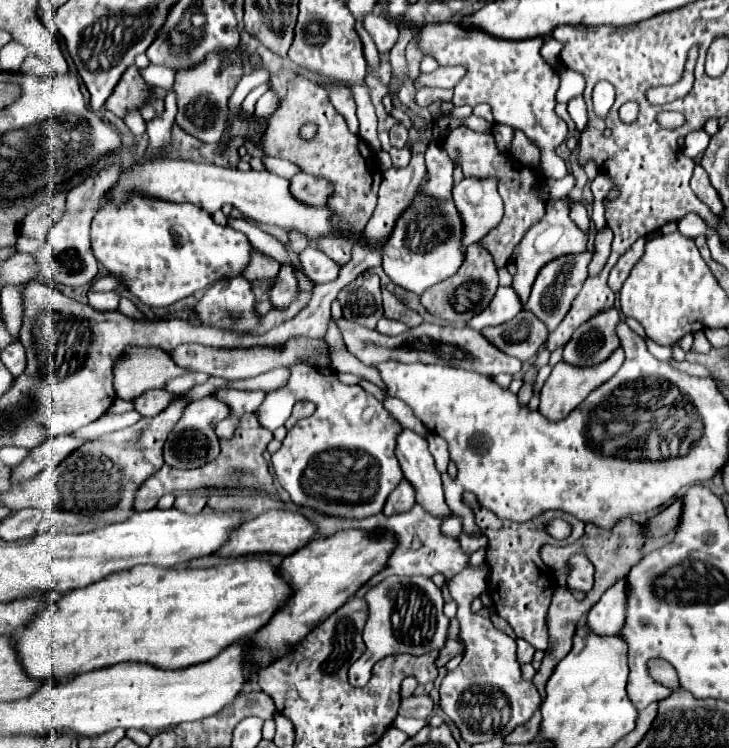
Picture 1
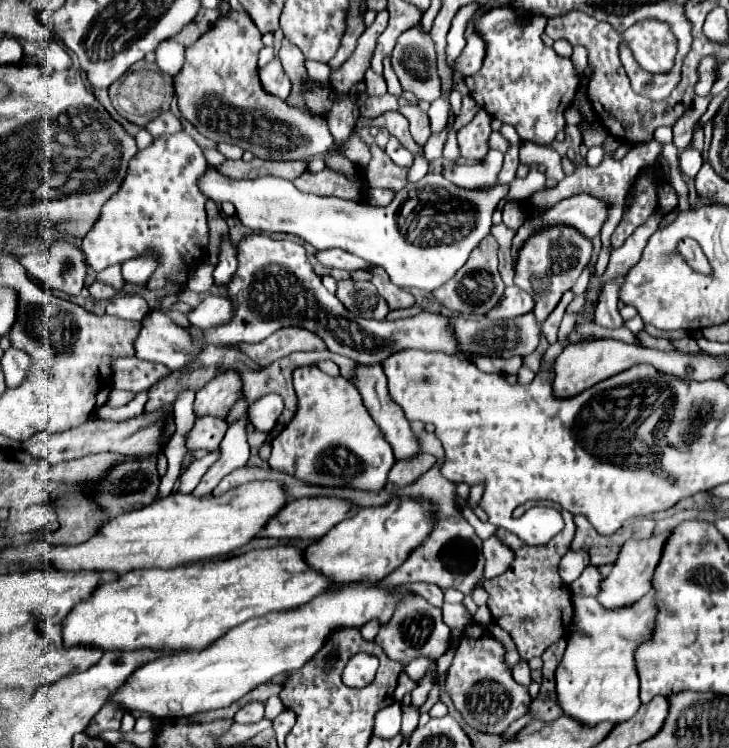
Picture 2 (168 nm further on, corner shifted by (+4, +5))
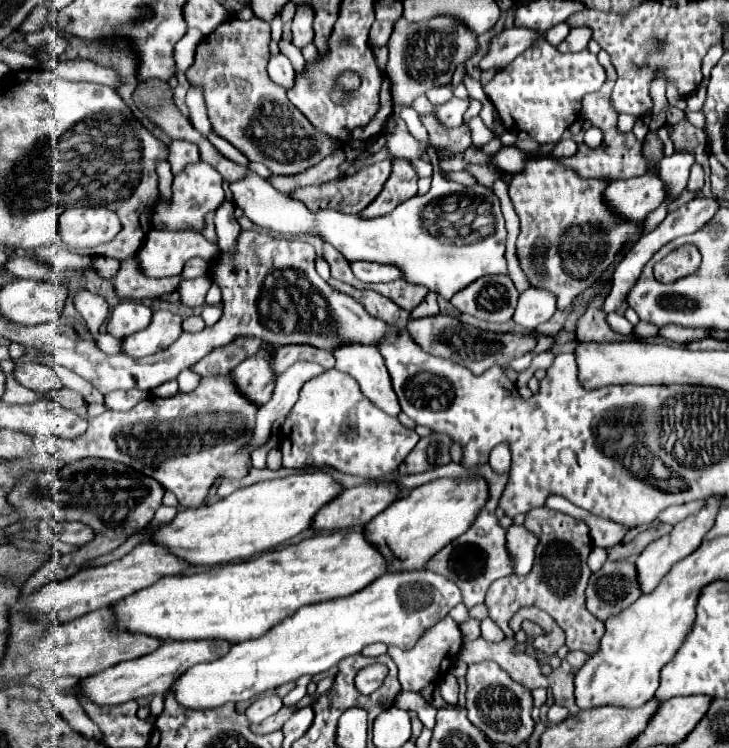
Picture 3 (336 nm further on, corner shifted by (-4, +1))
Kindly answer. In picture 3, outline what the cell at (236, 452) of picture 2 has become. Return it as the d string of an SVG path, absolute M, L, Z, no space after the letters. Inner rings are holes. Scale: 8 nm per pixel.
M299 361L295 363L293 367L289 367L287 371L283 371L279 377L277 377L277 387L273 391L273 397L269 403L261 405L259 411L257 411L257 427L255 427L255 433L253 433L253 445L257 443L263 443L269 433L271 433L271 427L273 427L273 421L279 421L283 419L291 407L295 405L297 397L299 397L299 391L301 387L321 375L325 369L317 363L309 363L309 361Z

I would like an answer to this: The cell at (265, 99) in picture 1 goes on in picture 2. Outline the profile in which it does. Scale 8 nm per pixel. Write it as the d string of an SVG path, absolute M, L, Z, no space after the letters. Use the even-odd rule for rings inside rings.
M273 59L267 67L263 67L263 71L259 73L259 79L269 95L279 97L279 99L287 99L287 95L291 91L291 81L285 75L285 71L281 69L279 59Z

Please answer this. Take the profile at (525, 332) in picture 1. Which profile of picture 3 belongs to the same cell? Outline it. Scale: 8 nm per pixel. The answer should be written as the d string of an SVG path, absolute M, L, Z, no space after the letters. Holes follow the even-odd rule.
M449 315L411 319L407 323L407 331L413 337L413 341L421 345L423 351L443 357L443 359L451 359L453 363L459 363L459 365L471 369L475 375L481 375L483 371L487 371L493 365L499 365L499 367L507 365L511 359L529 353L537 343L537 339L533 335L481 331L481 329L465 325L457 317L449 317Z

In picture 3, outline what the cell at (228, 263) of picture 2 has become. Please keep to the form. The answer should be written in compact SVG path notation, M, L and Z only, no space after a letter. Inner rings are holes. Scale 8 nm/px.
M225 199L221 207L215 211L215 225L217 225L217 237L219 237L217 243L223 253L235 249L237 237L241 233L241 227L233 217L233 211L235 211L235 203L231 199Z

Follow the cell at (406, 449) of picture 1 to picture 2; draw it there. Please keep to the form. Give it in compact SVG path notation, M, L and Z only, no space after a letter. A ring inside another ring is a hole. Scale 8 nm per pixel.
M359 365L357 371L355 371L355 387L359 389L359 393L361 393L363 401L365 401L365 407L367 407L367 411L371 413L373 421L381 427L381 433L385 435L385 439L387 439L389 445L393 447L395 459L411 459L413 455L419 455L419 453L421 453L419 439L417 439L415 433L411 431L411 425L409 425L409 421L405 419L401 407L397 407L397 403L393 403L393 401L389 399L387 379L385 379L385 373L383 373L381 365Z

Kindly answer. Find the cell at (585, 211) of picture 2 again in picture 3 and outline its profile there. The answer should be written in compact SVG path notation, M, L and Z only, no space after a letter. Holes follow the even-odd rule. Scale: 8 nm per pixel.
M647 173L633 179L617 179L605 191L607 205L629 221L639 221L655 211L667 197L667 187L659 173Z

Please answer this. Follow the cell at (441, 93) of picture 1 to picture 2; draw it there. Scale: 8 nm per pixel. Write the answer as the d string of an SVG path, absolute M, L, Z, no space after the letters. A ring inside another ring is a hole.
M421 27L407 29L399 39L391 53L391 65L393 69L405 69L399 77L403 91L411 91L417 99L437 99L441 95L441 81L433 79L431 73L437 73L435 63L435 47L429 35L423 35ZM419 75L419 79L415 79ZM409 87L419 87L415 93ZM433 87L433 89L427 89Z

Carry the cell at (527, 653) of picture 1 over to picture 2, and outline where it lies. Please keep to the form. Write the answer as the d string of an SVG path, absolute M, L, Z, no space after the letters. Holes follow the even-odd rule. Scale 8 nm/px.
M519 659L519 663L513 667L515 681L521 683L521 685L525 685L525 687L529 687L529 683L531 683L531 673L529 671L531 671L529 669L529 663L525 659Z

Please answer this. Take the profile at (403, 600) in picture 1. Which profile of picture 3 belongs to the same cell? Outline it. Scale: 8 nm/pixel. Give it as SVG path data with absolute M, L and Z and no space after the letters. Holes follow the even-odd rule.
M447 617L441 619L435 627L431 627L423 639L415 645L413 651L403 651L399 647L389 647L387 655L395 661L397 669L399 669L399 683L401 683L401 691L413 691L413 693L421 693L427 685L437 683L451 667L454 666L461 651L461 631L459 625Z

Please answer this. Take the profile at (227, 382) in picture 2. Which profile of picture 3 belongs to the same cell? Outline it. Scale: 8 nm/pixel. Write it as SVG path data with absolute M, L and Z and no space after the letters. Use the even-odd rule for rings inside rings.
M263 345L257 355L245 359L233 369L233 379L241 393L257 405L265 405L275 389L277 373L269 363L269 351L273 351L273 347Z

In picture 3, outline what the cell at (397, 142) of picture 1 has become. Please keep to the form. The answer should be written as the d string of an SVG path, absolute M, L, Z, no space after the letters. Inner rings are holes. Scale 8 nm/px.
M421 157L421 159L411 161L411 163L413 163L413 167L415 167L415 171L417 171L419 177L431 177L433 167L431 167L431 161L427 157Z

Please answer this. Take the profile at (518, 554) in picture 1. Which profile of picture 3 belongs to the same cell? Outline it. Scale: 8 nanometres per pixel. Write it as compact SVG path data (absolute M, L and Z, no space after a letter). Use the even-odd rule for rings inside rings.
M537 507L527 513L525 527L535 531L543 539L543 543L537 545L535 565L531 573L525 577L513 577L513 575L503 577L489 587L485 597L489 617L501 627L501 631L507 637L513 637L513 631L509 629L509 619L521 607L535 605L545 613L549 613L563 629L569 651L583 651L591 655L593 651L597 651L601 635L605 633L605 623L595 619L585 607L585 589L591 577L591 569L587 567L587 557L593 549L587 523L547 507Z

